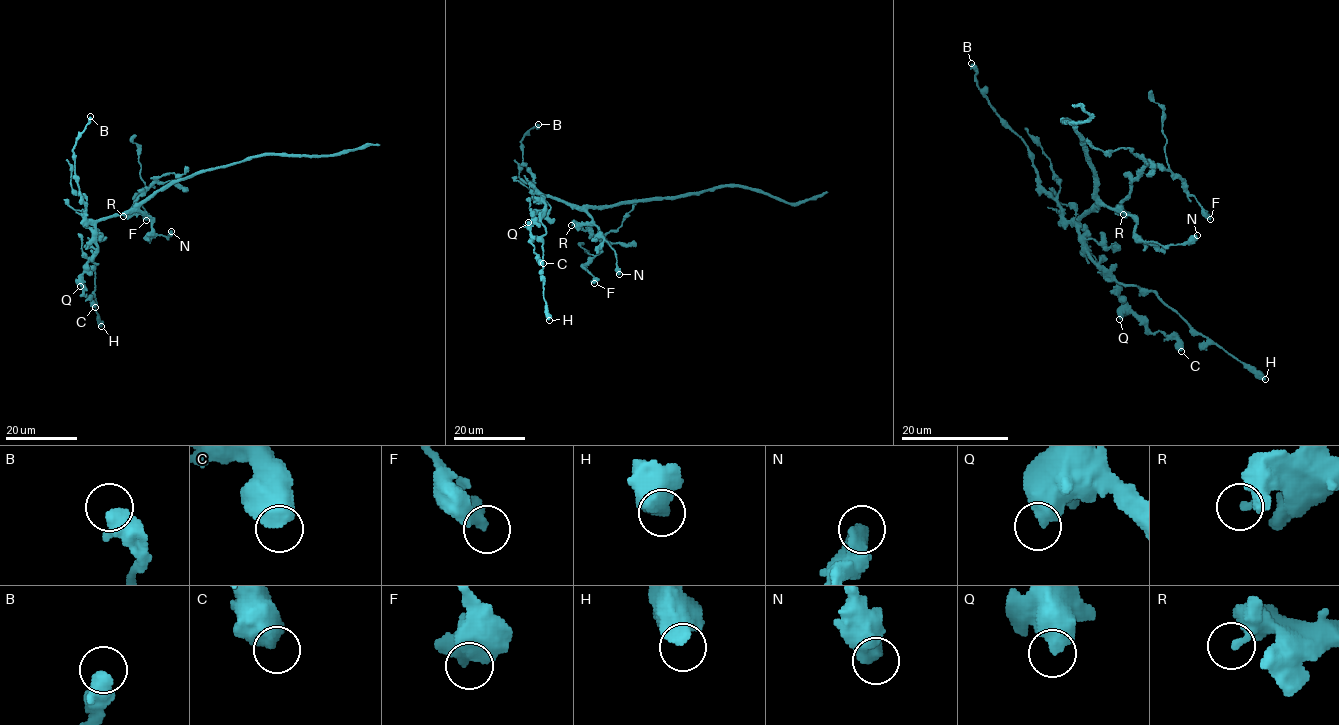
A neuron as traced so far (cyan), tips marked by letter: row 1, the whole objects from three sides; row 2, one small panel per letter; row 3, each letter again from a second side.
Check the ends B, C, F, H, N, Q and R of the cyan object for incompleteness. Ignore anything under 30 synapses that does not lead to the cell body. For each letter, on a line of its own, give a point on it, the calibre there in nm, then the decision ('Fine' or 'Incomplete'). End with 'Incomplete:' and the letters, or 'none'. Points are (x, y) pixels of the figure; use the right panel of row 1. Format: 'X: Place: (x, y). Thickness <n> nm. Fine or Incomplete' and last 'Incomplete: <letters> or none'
B: Place: (971, 63). Thickness 600 nm. Fine
C: Place: (1181, 351). Thickness 650 nm. Fine
F: Place: (1210, 219). Thickness 420 nm. Fine
H: Place: (1265, 379). Thickness 600 nm. Fine
N: Place: (1197, 235). Thickness 600 nm. Fine
Q: Place: (1119, 319). Thickness 700 nm. Fine
R: Place: (1123, 214). Thickness 200 nm. Fine
Incomplete: none

